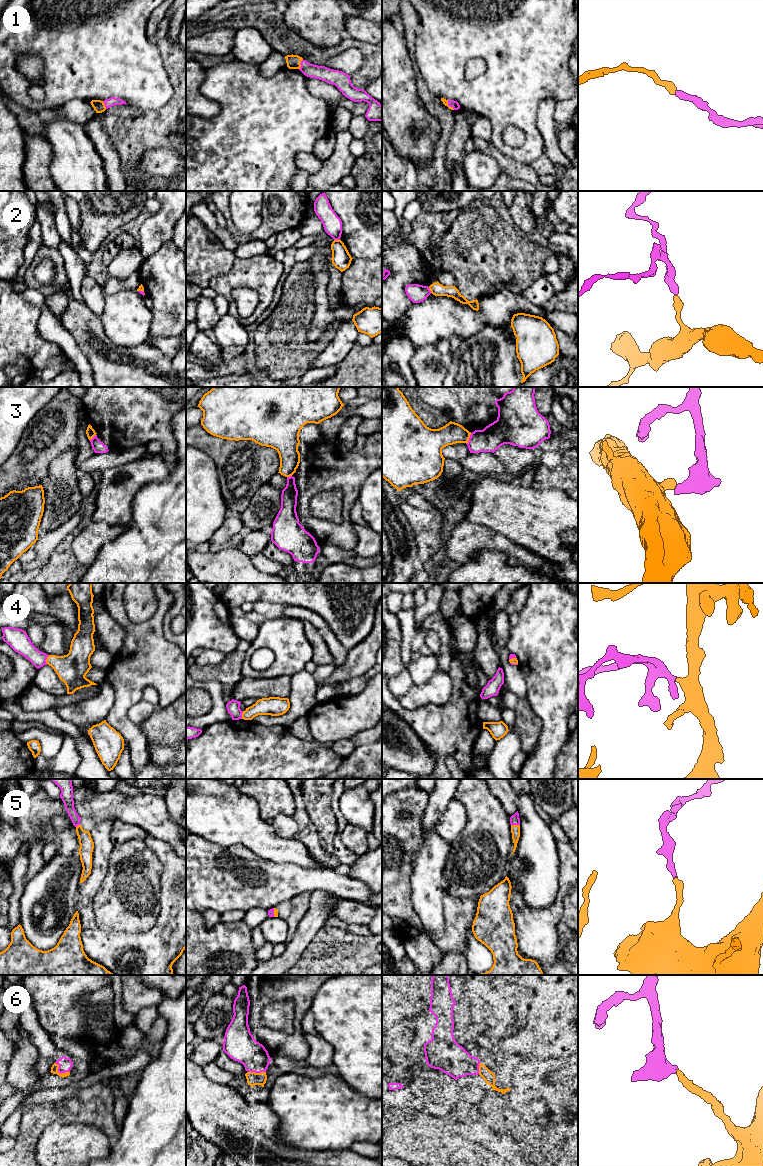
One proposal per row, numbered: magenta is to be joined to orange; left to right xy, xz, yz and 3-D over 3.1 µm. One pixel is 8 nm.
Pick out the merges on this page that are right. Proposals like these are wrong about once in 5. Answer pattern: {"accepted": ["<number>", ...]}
{"accepted": ["1", "4", "5", "6"]}

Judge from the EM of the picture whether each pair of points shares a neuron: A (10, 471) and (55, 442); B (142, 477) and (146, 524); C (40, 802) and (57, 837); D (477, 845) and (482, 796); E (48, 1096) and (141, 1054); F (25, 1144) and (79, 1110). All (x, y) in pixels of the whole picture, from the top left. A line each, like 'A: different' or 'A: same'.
A: same
B: different
C: same
D: same
E: same
F: same

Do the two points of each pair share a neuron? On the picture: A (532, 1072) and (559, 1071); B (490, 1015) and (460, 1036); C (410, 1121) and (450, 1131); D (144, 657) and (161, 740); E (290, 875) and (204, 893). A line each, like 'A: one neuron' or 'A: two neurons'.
A: one neuron
B: two neurons
C: one neuron
D: two neurons
E: one neuron

